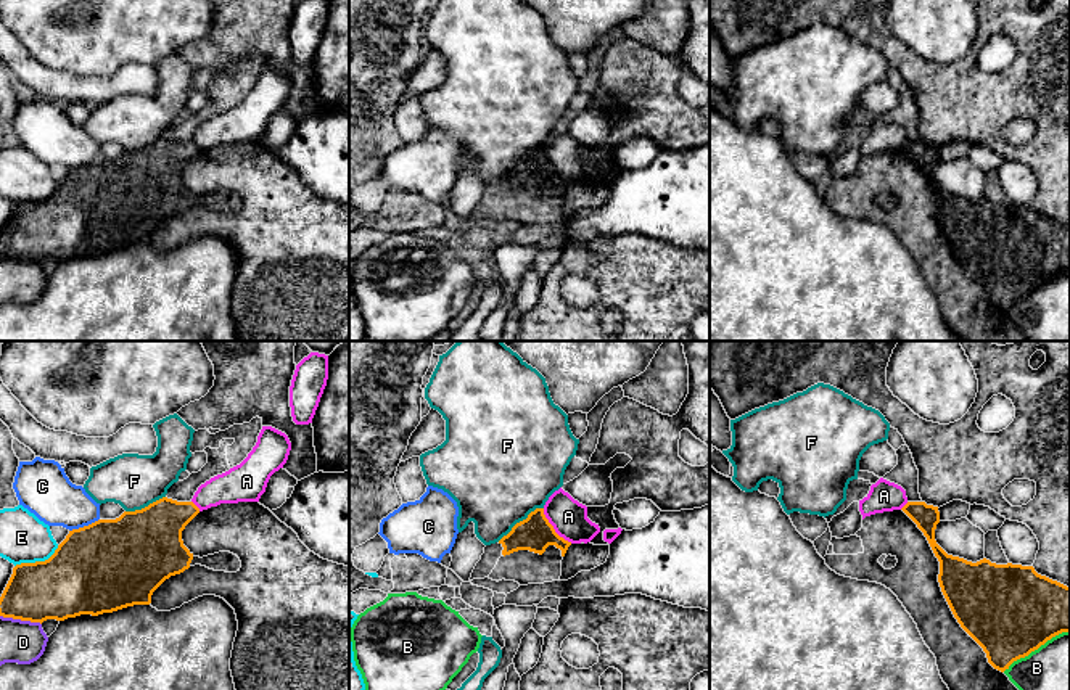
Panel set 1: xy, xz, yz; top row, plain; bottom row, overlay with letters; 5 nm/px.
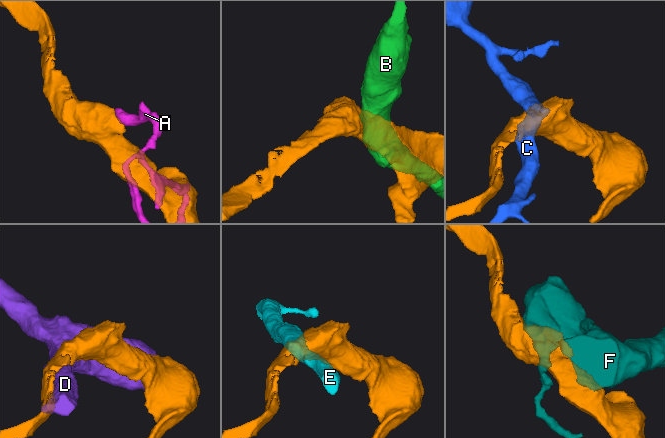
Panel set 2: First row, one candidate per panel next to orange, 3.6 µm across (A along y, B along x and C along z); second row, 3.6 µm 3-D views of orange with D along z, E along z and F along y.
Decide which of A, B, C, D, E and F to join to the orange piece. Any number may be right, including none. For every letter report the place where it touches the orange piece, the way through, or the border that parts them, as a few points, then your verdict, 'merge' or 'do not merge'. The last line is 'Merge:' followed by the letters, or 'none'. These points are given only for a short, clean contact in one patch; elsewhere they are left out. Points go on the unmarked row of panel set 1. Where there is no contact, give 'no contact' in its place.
A: xz (552, 168) | do not merge
B: yz (1035, 288) | do not merge
C: xy (84, 166) | do not merge
D: xy (21, 259) | do not merge
E: xy (37, 201) | along xy (58, 185), (44, 200), (21, 201), (15, 206) | do not merge
F: xz (520, 161) | along xz (543, 147), (520, 160), (497, 180) | do not merge
Merge: none

